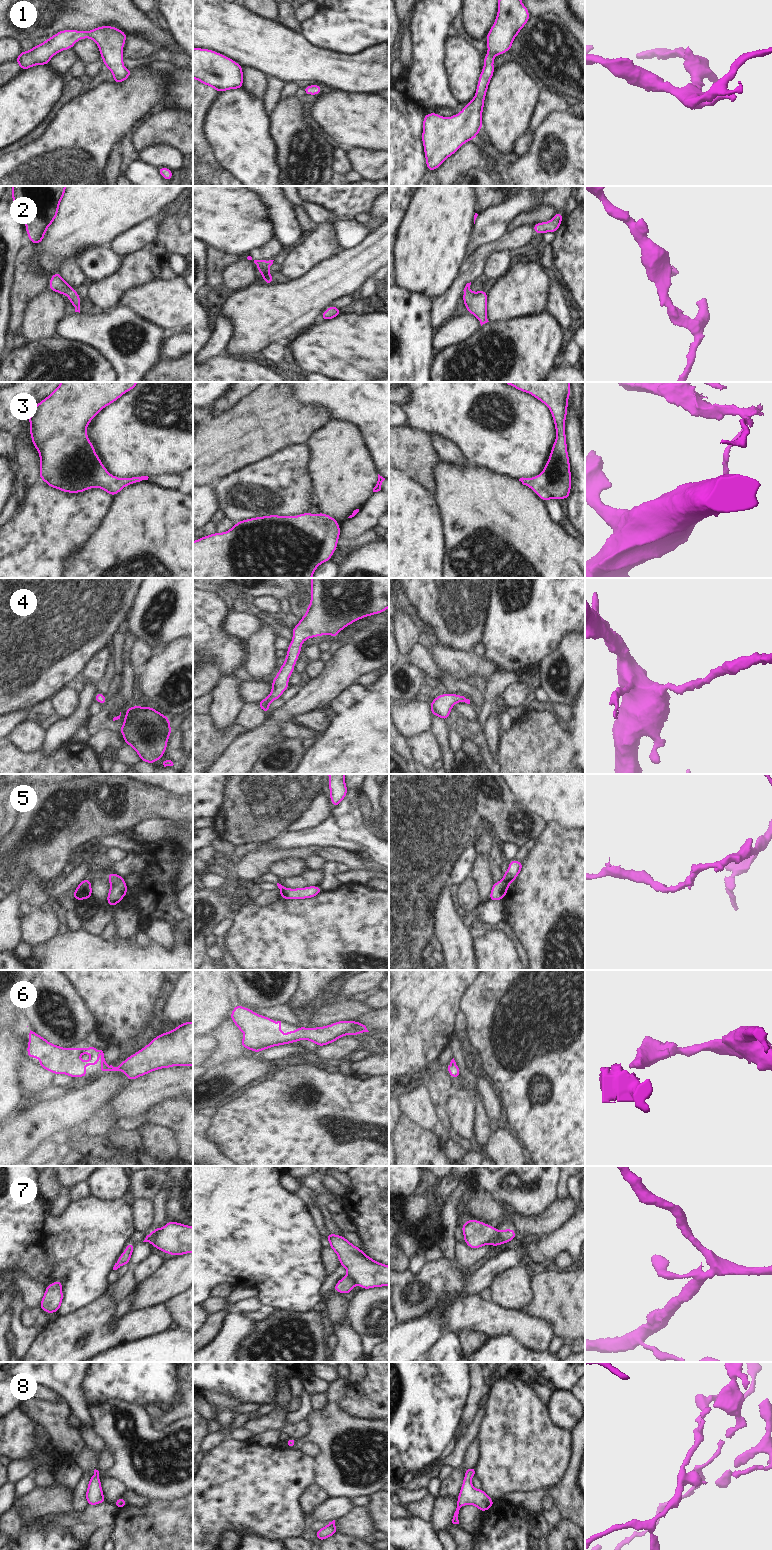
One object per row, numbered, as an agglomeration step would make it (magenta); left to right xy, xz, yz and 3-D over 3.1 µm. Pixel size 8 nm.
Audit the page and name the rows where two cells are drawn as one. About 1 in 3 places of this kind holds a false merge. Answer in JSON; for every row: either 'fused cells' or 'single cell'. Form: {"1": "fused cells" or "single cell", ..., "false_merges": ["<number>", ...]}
{"1": "single cell", "2": "single cell", "3": "single cell", "4": "single cell", "5": "fused cells", "6": "single cell", "7": "fused cells", "8": "single cell", "false_merges": ["5", "7"]}

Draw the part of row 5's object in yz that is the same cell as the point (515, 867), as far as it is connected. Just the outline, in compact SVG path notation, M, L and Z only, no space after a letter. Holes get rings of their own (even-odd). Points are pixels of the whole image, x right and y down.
M515 859L508 861L509 862L509 868L508 870L503 874L503 881L510 885L513 883L513 881L518 877L520 871L523 868L523 862L519 862Z

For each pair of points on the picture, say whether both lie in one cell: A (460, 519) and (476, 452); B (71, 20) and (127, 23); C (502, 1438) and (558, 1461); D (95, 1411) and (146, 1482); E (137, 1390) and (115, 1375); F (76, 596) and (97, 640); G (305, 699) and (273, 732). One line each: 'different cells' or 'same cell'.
A: different cells
B: same cell
C: same cell
D: same cell
E: same cell
F: same cell
G: same cell

